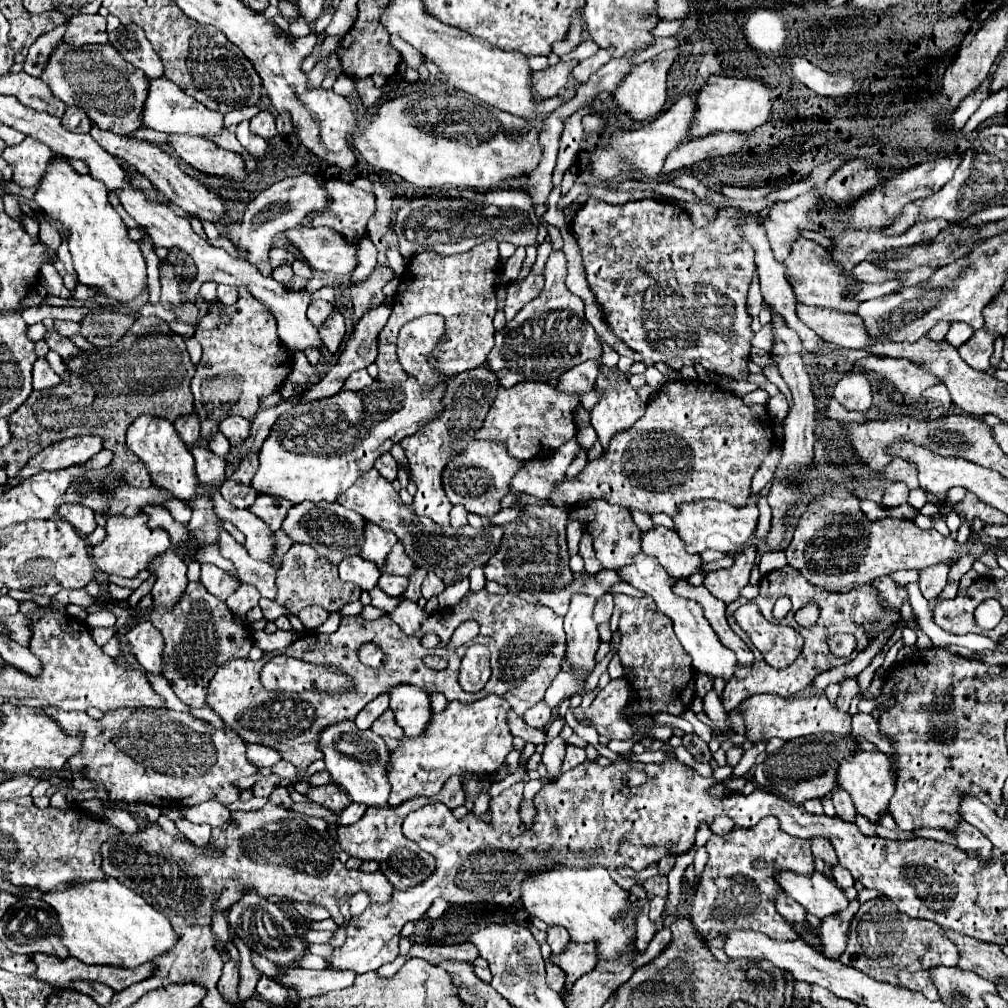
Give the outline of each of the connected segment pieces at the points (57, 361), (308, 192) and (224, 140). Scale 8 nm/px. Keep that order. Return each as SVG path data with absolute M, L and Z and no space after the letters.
M48 351L48 355L46 355L46 361L52 365L52 369L60 375L60 379L62 381L66 381L66 377L68 377L68 367L66 367L66 363L64 363L64 359L58 355L58 353L54 353L54 351Z
M302 173L296 177L284 177L282 181L264 189L256 199L252 199L246 205L246 213L244 213L242 223L232 225L228 237L232 239L234 245L238 245L240 249L246 249L250 253L248 261L252 265L256 265L260 269L260 273L270 275L272 267L268 263L268 251L272 247L274 237L286 229L292 229L294 225L298 227L306 215L316 213L316 211L324 211L326 207L328 207L326 187L320 185L320 181L314 175Z
M222 129L222 133L220 133L218 137L210 137L210 139L212 139L212 141L216 141L218 145L226 147L226 149L232 149L232 151L238 151L238 153L242 153L242 145L238 143L236 135L234 135L234 133L230 133L228 129Z

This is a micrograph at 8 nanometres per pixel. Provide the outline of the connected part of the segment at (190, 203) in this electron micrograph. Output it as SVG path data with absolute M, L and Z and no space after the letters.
M92 125L90 135L98 141L98 145L112 153L114 157L122 159L124 163L132 165L134 169L138 169L142 175L146 175L152 185L170 201L174 201L178 207L182 207L184 211L196 215L200 221L210 221L210 223L228 223L228 213L226 207L222 203L222 199L218 199L212 191L206 191L206 187L200 187L196 181L186 179L186 173L182 173L178 163L170 151L164 151L160 145L146 141L146 139L136 139L132 135L118 135L112 131L102 131L98 125Z

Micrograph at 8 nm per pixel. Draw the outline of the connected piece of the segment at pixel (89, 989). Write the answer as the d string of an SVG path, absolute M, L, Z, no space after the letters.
M74 981L74 983L72 983L72 987L74 987L74 989L78 989L78 991L82 991L82 993L88 993L90 997L94 997L94 1001L98 1001L98 1005L100 1005L100 1007L108 1005L108 1003L112 1001L112 997L114 997L114 991L112 991L110 987L106 987L106 985L102 985L102 983Z

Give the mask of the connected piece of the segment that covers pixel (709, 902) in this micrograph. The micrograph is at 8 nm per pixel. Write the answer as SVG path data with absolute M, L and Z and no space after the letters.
M764 817L750 829L734 827L728 837L710 837L706 843L710 859L698 881L690 917L720 963L730 963L726 953L722 953L722 941L726 941L726 933L732 927L760 931L778 941L798 939L798 933L794 933L788 921L776 911L776 895L784 893L784 889L774 875L780 871L814 873L814 855L810 847L812 841L782 833L776 817Z

